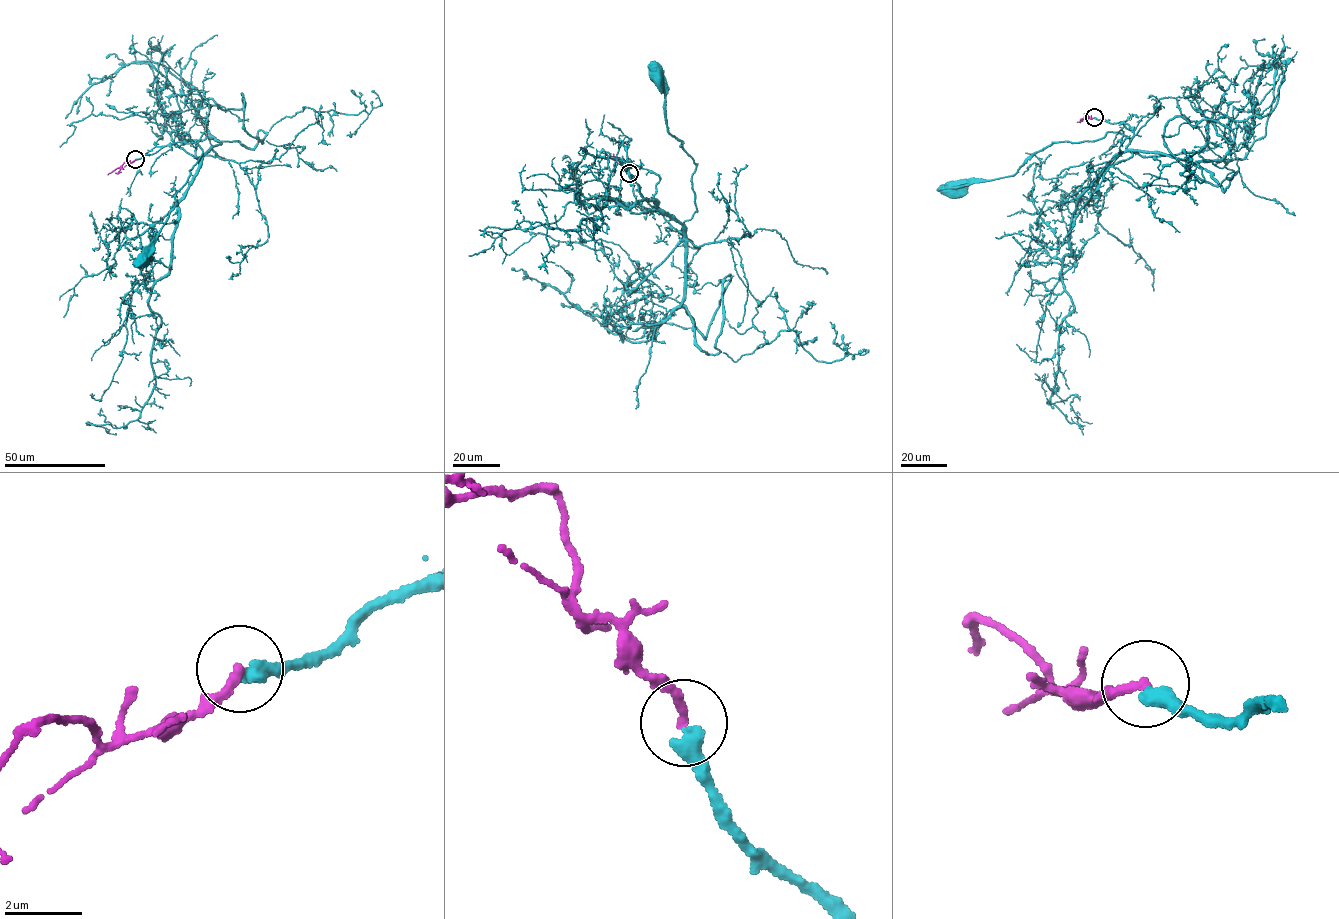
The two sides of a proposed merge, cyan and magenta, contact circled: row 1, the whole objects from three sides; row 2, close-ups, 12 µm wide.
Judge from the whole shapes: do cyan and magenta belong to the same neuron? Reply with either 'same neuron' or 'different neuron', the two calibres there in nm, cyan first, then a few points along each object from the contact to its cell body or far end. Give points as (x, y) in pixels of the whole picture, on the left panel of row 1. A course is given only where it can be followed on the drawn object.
different neuron | 460/240 nm | cyan via (135, 159), (182, 142), (193, 142), (202, 151), (177, 192), (175, 207), (141, 261) | magenta via (135, 159), (107, 174)

